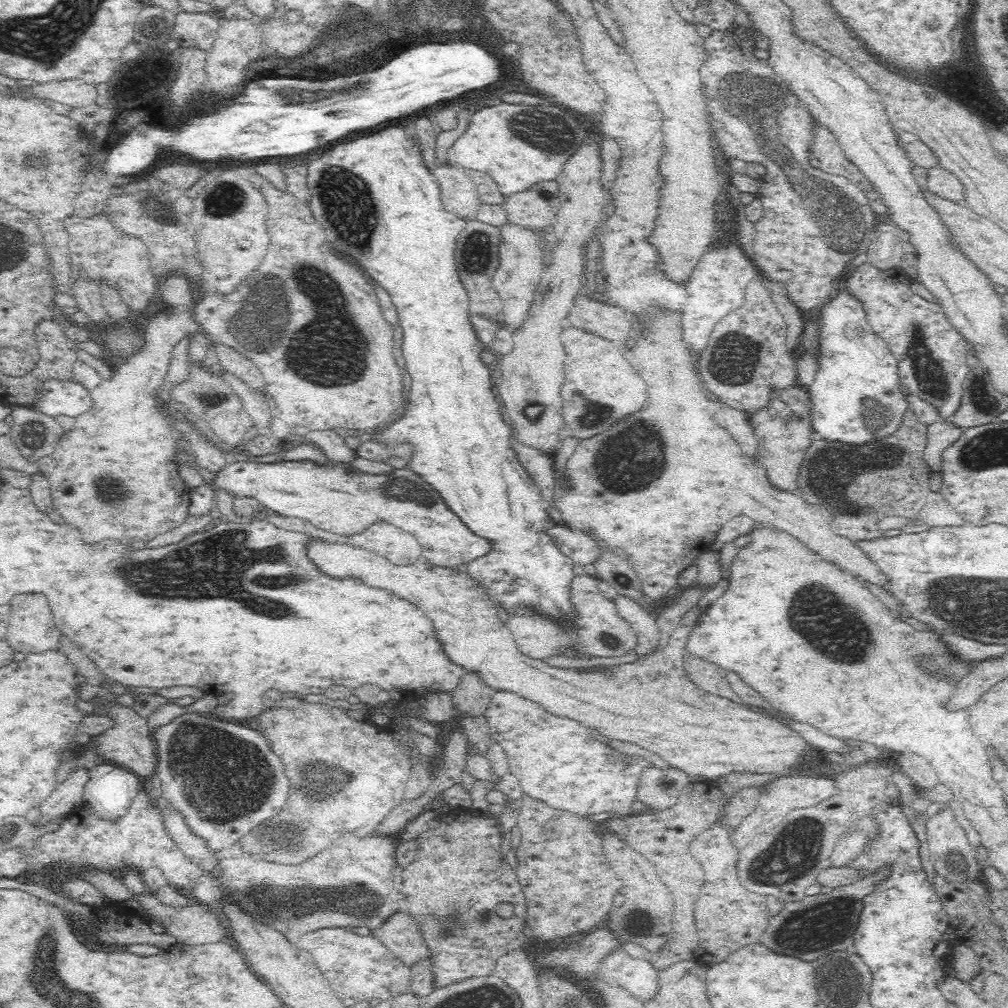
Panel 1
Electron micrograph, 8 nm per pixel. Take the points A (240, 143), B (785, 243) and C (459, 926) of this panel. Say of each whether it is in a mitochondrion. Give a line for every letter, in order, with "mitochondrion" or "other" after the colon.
A: other
B: other
C: mitochondrion

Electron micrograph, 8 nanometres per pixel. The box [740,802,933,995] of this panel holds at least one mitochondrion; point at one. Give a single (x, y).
(791, 853)

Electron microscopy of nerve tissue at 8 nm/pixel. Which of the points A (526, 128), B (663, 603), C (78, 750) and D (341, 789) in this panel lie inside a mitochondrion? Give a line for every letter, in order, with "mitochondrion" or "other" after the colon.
A: mitochondrion
B: other
C: other
D: mitochondrion

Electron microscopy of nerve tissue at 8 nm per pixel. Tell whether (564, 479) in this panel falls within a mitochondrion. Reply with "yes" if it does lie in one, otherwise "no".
no

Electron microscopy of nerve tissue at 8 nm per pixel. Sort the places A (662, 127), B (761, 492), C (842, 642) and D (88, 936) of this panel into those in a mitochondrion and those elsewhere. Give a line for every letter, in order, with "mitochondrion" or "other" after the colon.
A: other
B: other
C: mitochondrion
D: mitochondrion

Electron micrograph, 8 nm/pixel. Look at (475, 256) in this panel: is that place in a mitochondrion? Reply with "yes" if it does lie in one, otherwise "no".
yes

